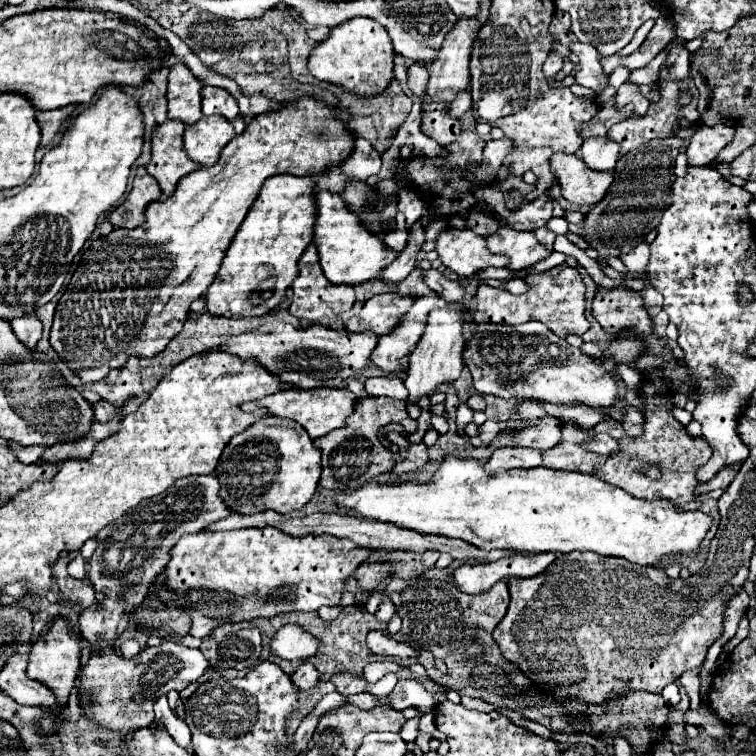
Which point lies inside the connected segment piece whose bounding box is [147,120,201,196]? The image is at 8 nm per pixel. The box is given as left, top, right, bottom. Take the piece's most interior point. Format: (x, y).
(169, 163)

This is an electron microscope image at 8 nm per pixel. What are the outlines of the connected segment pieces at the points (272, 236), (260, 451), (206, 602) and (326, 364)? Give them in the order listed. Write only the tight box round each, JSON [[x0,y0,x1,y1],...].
[[207,174,317,318],[213,416,321,514],[163,528,371,638],[217,322,377,388]]

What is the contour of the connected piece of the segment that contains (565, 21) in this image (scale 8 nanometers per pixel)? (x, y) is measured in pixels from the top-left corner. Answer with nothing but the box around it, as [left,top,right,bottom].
[551,10,571,44]

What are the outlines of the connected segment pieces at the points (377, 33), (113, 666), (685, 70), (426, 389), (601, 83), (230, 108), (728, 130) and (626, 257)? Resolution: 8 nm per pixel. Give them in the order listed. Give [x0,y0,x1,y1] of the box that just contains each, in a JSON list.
[[309,18,395,98],[79,642,209,736],[667,44,689,80],[405,304,463,402],[571,42,609,92],[201,86,243,130],[687,122,735,166],[619,242,649,270]]

